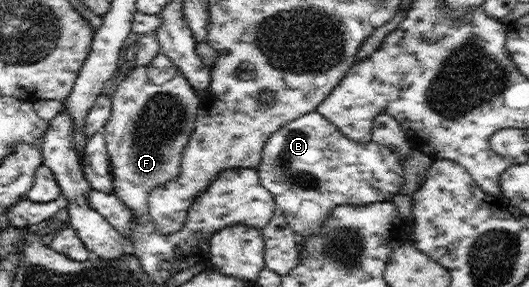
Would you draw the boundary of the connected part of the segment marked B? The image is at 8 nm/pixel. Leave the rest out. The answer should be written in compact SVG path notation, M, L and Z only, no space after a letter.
M317 111L303 115L296 121L278 129L265 143L262 161L255 169L259 181L275 200L276 207L282 209L285 221L293 233L299 237L298 251L305 249L305 243L332 217L333 209L339 205L367 205L389 202L394 195L403 191L404 163L399 162L396 152L373 141L357 144L345 137Z

